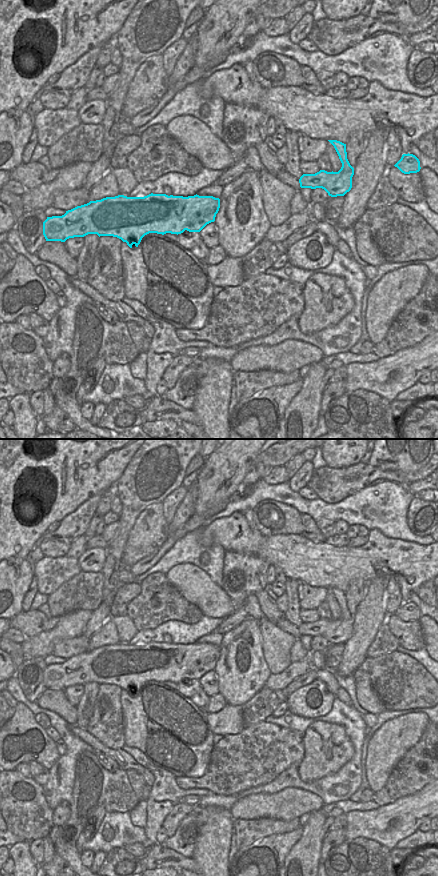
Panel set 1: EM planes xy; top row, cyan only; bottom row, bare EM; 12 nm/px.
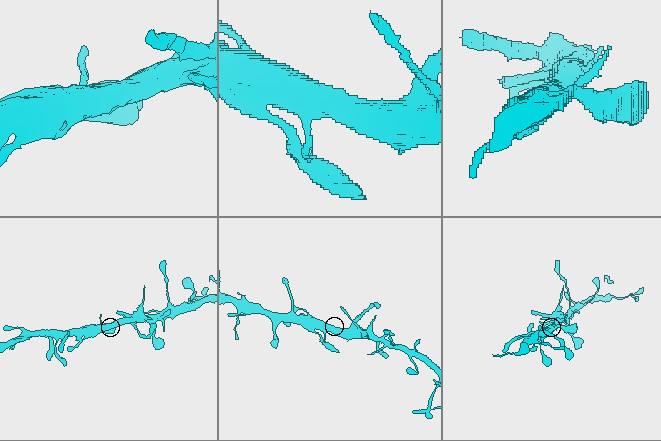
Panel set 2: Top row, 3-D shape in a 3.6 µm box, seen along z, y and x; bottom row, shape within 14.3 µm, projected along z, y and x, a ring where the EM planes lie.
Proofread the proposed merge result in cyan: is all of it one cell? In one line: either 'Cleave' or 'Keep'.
Keep.

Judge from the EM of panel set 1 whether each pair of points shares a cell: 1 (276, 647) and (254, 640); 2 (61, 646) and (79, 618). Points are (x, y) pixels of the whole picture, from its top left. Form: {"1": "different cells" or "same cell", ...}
{"1": "different cells", "2": "different cells"}

